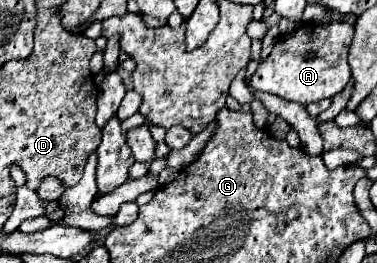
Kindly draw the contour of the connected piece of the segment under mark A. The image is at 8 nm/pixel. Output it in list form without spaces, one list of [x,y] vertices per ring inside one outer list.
[[[337,20],[329,24],[301,24],[295,32],[285,34],[275,42],[271,54],[259,64],[259,68],[251,76],[251,90],[269,92],[303,106],[323,98],[333,98],[347,86],[351,78],[349,64],[345,62],[349,38],[353,38],[353,26],[349,22]]]

